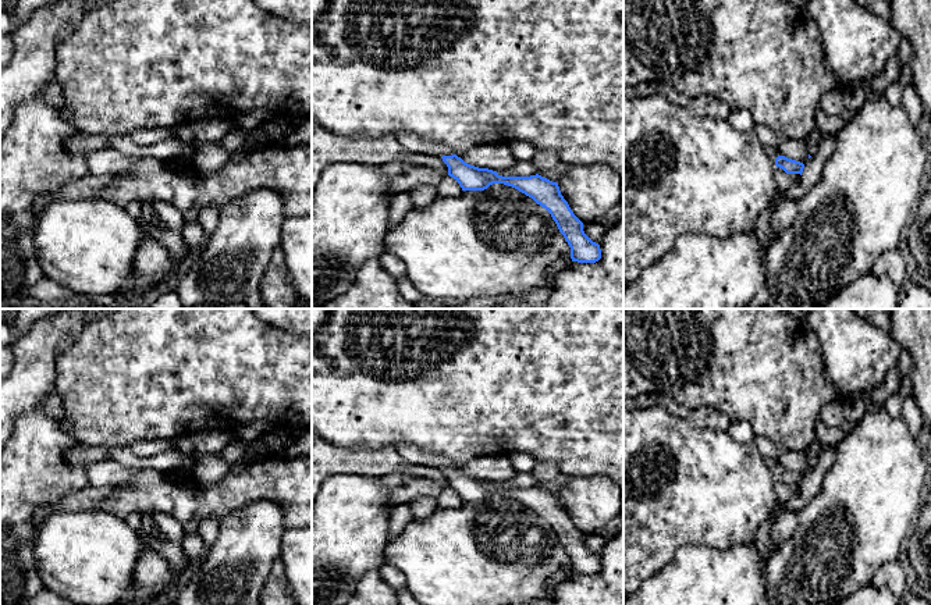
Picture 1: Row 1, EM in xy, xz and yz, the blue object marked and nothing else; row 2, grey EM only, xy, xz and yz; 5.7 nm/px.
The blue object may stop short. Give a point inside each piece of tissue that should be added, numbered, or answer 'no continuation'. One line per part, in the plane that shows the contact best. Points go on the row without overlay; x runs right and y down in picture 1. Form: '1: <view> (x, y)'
1: xz (412, 454)

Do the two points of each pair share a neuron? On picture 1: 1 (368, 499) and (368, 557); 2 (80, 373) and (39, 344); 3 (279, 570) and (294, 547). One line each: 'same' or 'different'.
1: same
2: different
3: different

